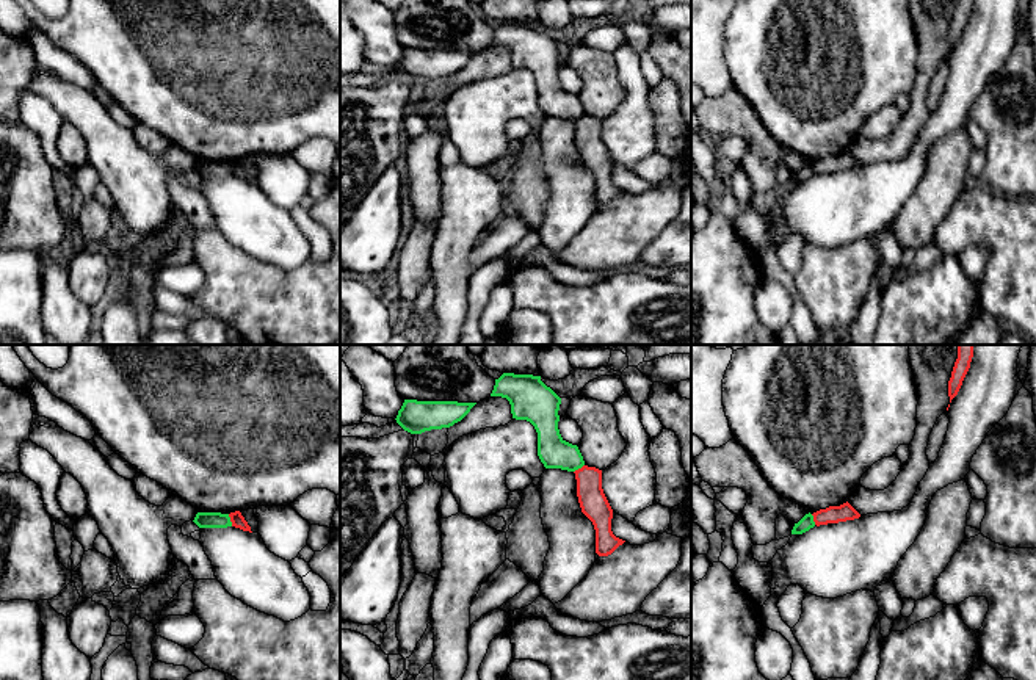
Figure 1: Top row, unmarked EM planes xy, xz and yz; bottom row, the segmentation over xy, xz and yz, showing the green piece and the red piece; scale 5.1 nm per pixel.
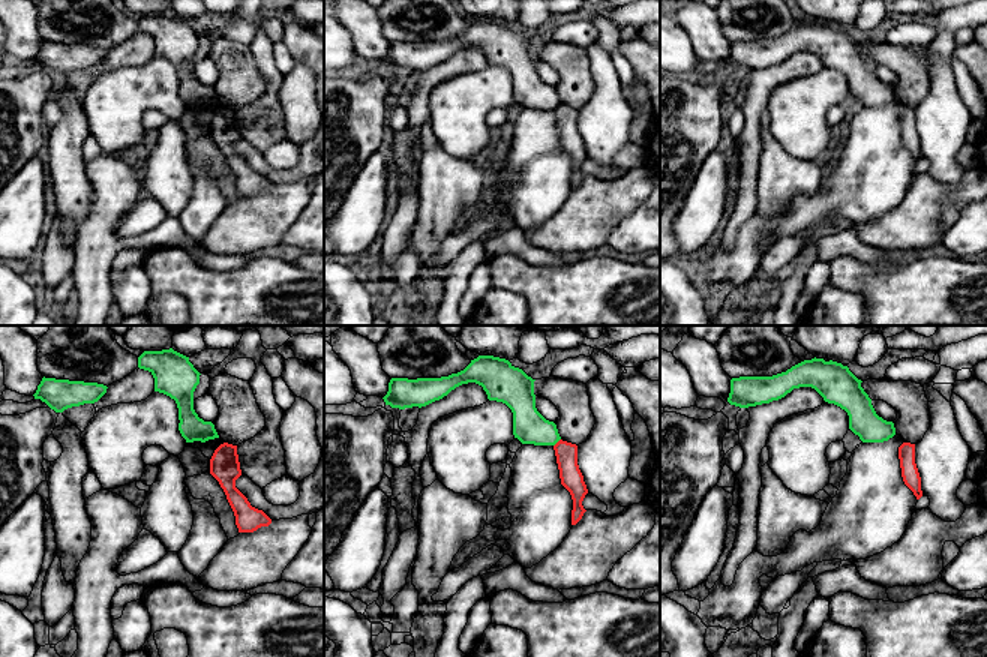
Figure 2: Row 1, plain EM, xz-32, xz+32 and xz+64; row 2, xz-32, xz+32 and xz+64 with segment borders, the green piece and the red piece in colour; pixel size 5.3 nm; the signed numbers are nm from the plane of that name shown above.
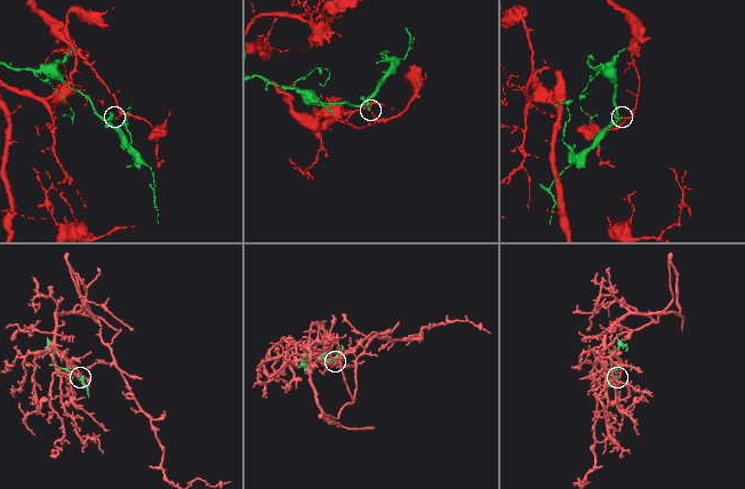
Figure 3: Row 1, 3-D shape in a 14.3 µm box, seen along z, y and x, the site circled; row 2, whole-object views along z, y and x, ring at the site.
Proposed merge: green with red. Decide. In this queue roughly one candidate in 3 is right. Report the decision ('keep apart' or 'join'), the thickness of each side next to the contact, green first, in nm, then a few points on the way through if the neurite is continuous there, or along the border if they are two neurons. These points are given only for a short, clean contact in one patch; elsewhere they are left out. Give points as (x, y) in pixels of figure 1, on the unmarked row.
keep apart; calibres 80 and 70 nm; border xy (228, 163), (232, 174)

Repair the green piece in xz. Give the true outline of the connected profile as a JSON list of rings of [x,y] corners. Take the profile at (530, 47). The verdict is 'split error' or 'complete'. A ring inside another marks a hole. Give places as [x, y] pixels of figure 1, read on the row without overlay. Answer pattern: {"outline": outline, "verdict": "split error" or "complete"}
{"outline": [[[503,22],[491,45],[506,47],[516,69],[530,71],[538,81],[538,105],[545,118],[575,121],[585,114],[577,94],[566,91],[558,78],[561,47],[541,25]]], "verdict": "complete"}

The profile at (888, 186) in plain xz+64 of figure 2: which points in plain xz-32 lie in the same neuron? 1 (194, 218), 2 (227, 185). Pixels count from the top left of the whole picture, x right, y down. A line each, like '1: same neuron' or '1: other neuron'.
1: same neuron
2: other neuron

